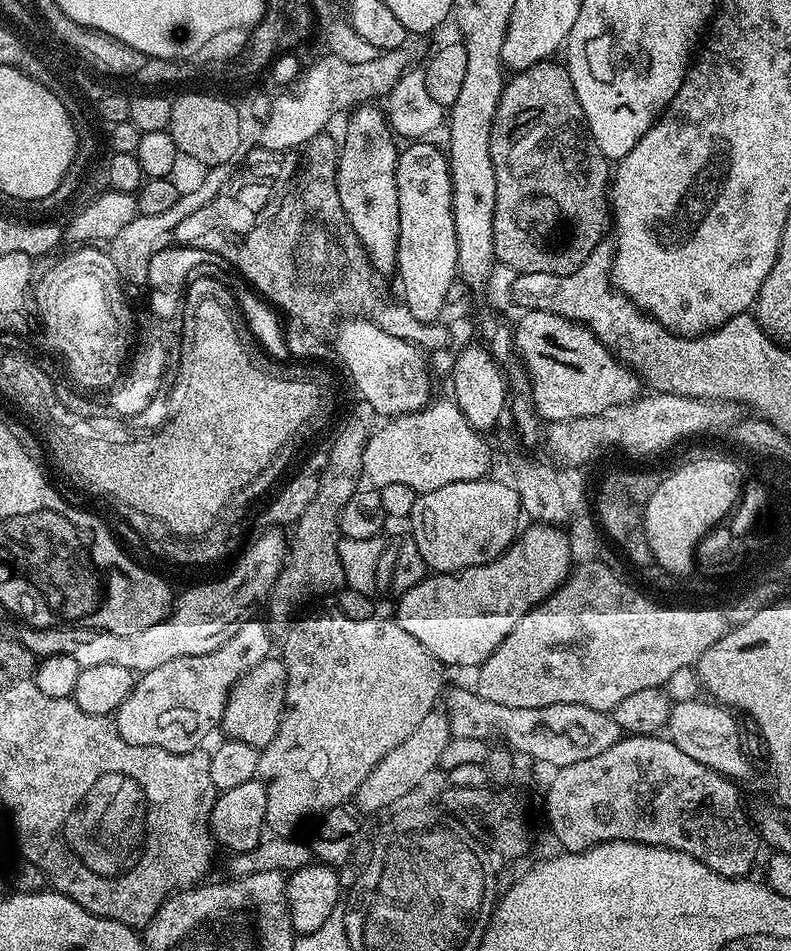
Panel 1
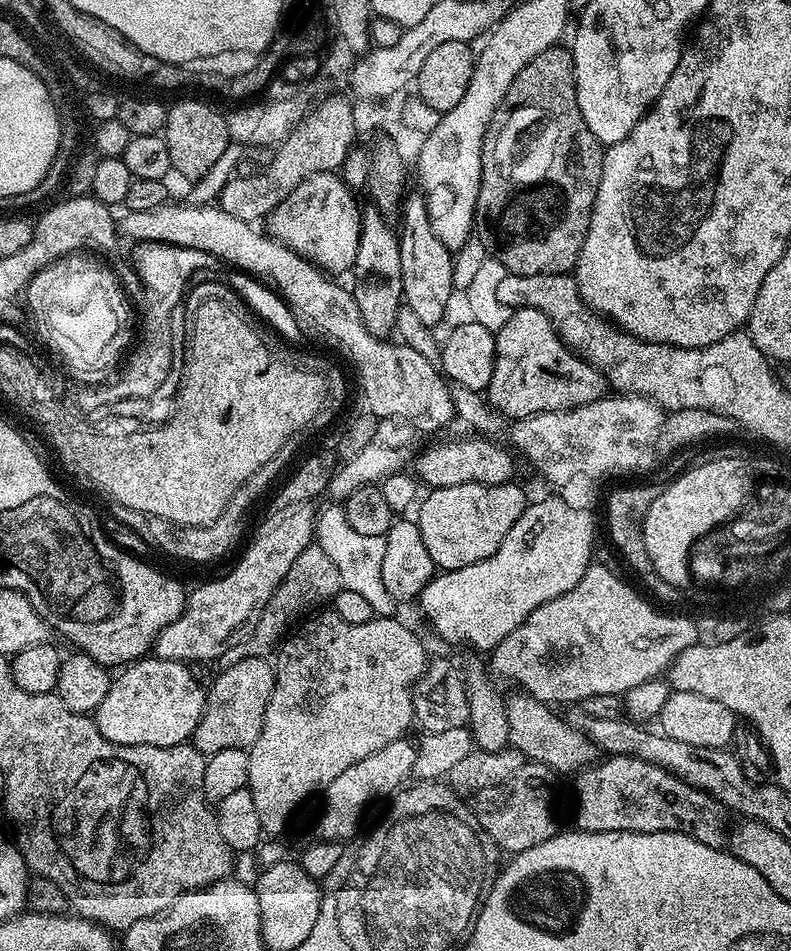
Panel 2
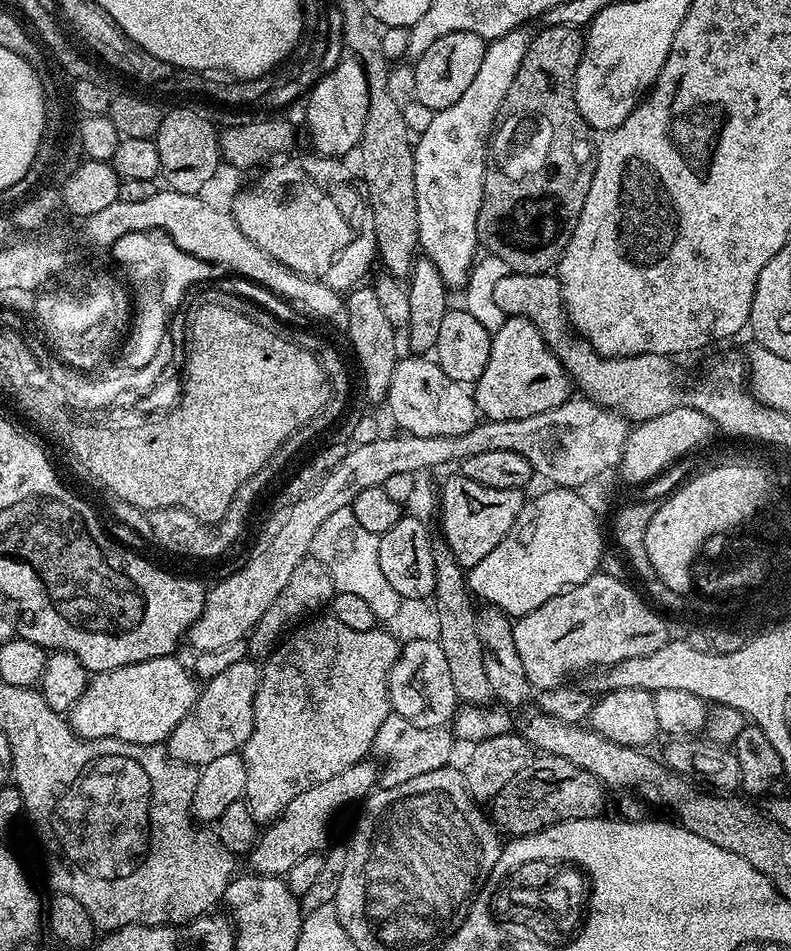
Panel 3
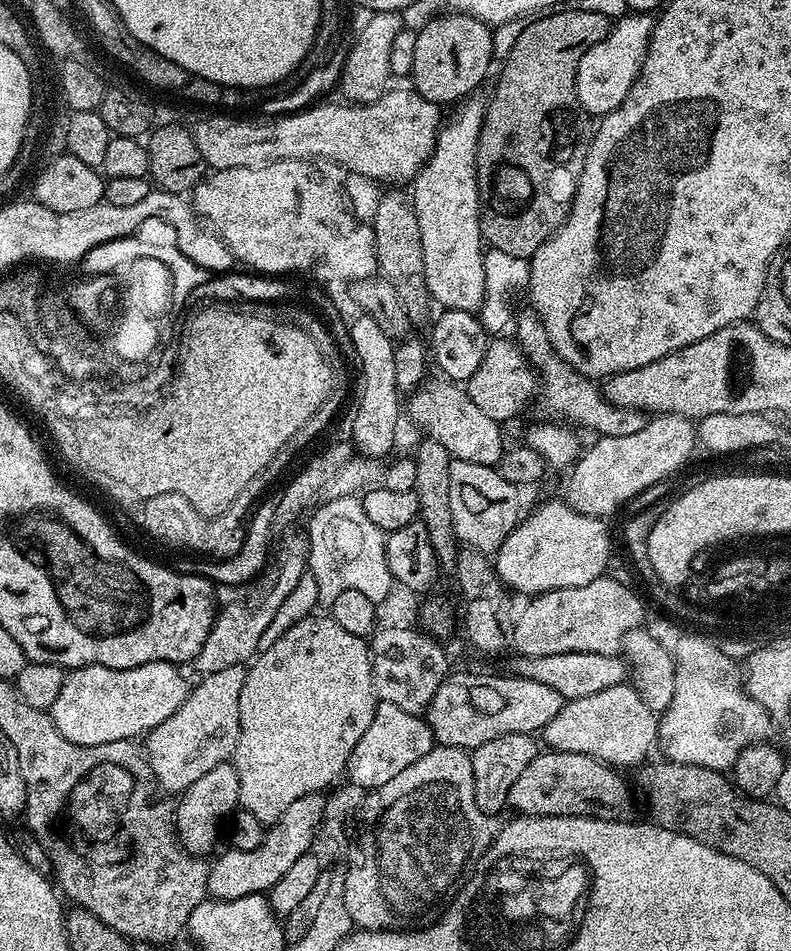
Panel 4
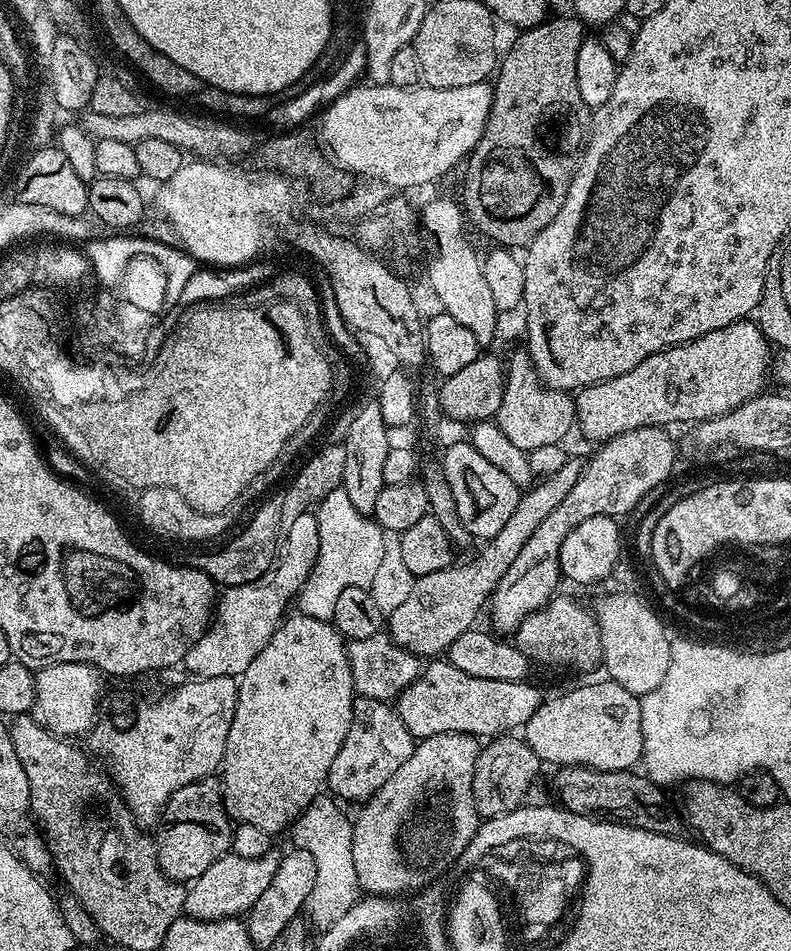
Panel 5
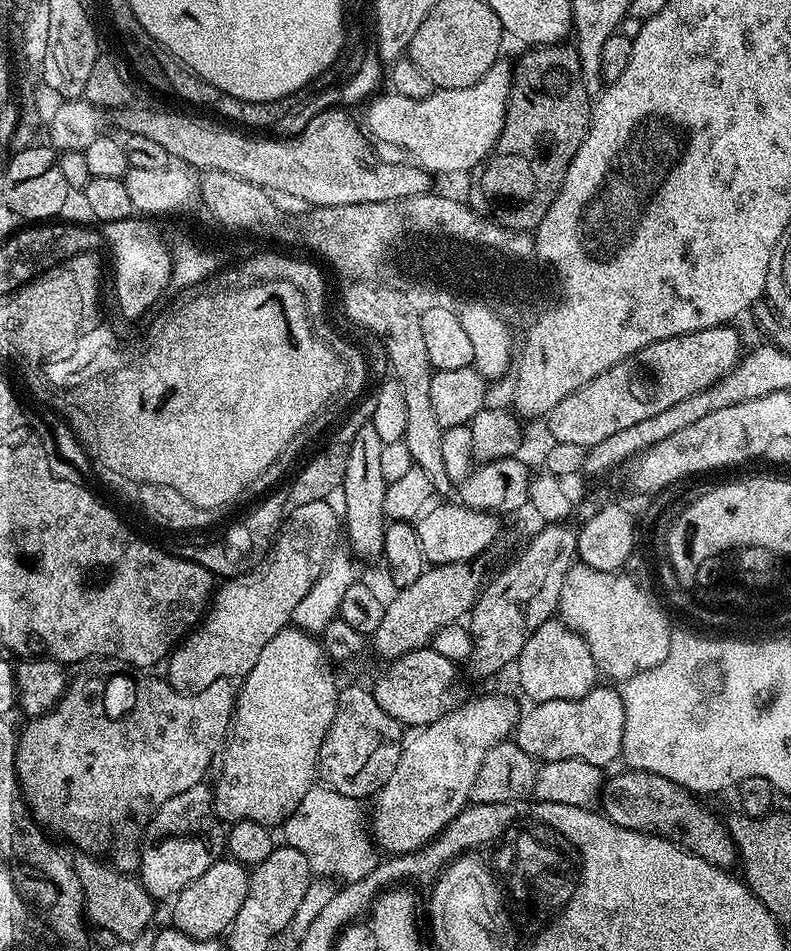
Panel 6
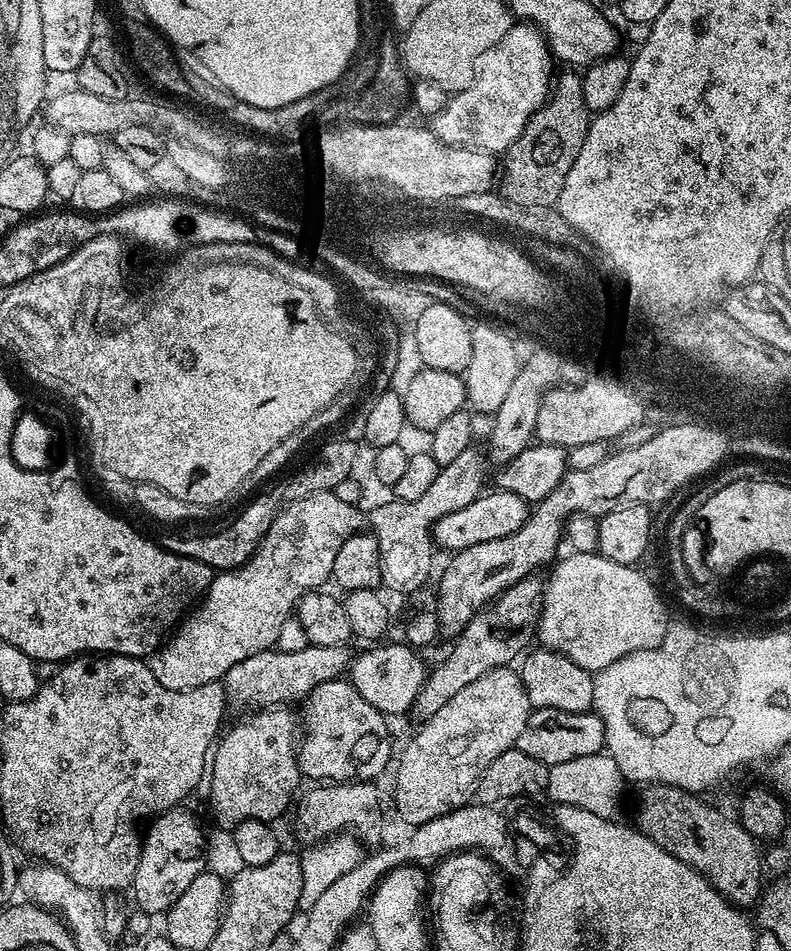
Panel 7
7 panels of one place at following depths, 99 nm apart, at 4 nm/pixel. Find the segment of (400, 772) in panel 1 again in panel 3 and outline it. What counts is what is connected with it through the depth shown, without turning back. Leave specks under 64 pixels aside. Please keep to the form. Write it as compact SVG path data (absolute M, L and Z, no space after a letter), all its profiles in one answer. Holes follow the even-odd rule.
M365 758L342 770L342 774L334 774L334 778L326 778L326 782L318 782L318 786L302 790L302 794L298 794L298 798L286 806L280 819L271 821L265 827L268 829L259 833L255 846L246 856L246 860L252 863L251 871L261 876L287 877L288 872L298 866L298 862L302 862L302 858L320 852L325 847L324 839L332 832L332 819L355 800L360 802L371 796L377 784L377 765Z

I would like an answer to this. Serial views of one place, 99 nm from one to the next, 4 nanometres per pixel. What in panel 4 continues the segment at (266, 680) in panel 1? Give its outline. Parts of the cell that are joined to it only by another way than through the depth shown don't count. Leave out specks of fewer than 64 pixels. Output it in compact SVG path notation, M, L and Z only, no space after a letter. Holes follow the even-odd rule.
M226 666L226 670L207 673L200 685L188 693L186 702L146 737L146 759L152 768L155 783L168 792L179 794L187 790L202 774L210 774L214 766L231 757L240 733L238 698L246 672L241 666Z

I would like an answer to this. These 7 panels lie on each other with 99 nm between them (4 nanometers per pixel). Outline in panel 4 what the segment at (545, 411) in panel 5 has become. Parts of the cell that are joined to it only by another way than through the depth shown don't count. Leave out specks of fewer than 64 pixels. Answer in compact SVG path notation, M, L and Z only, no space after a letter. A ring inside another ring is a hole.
M525 310L519 313L517 311L514 316L514 328L515 326L514 339L525 358L532 361L538 377L539 395L541 397L544 395L544 408L552 415L549 417L559 418L573 425L585 424L600 436L614 438L622 438L622 434L635 434L644 428L645 413L636 412L633 408L614 406L604 397L601 385L595 379L583 376L578 369L572 368L557 354L550 338L546 338L546 326L542 326L535 312Z

